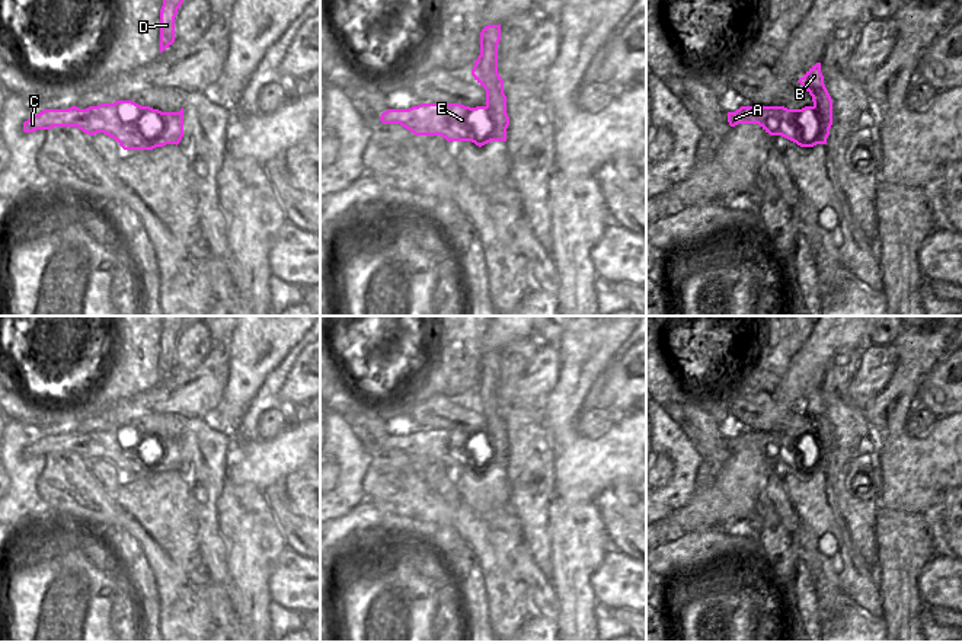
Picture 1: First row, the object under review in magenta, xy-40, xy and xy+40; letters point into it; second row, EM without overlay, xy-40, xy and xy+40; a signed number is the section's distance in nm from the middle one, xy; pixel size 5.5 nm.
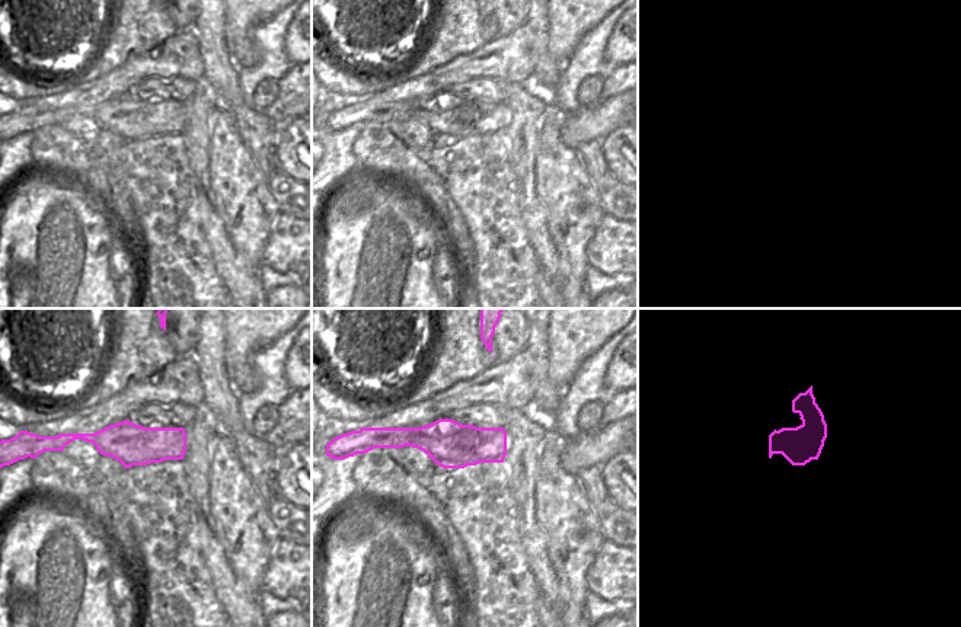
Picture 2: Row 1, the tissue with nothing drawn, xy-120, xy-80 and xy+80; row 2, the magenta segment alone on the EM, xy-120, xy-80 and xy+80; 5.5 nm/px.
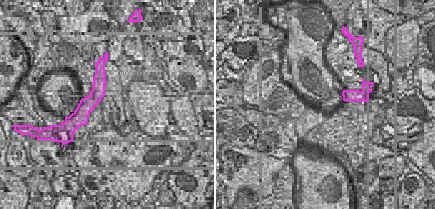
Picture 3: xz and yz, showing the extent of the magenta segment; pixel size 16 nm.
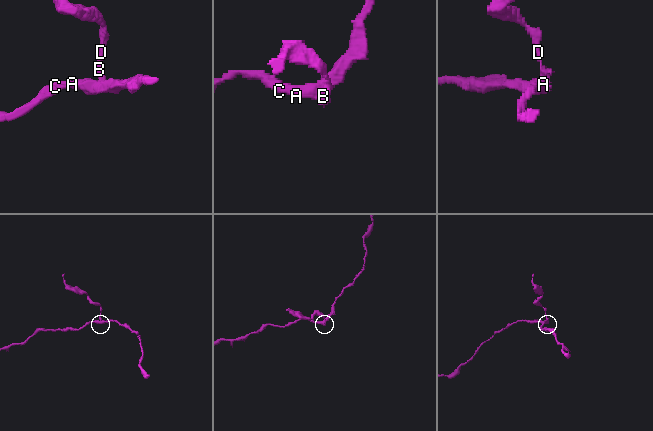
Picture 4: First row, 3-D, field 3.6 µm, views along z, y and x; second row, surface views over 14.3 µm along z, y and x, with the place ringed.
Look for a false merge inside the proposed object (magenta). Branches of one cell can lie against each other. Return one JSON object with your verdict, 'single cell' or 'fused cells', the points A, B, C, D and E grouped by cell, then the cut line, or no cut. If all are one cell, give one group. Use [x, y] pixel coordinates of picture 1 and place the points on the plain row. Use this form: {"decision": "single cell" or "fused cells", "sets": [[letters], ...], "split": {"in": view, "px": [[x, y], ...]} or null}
{"decision": "fused cells", "sets": [["A", "C", "E"], ["B", "D"]], "split": {"in": "xy+40", "px": [[814, 430], [827, 463]]}}

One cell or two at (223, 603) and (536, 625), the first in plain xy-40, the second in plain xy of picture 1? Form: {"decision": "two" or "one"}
{"decision": "two"}

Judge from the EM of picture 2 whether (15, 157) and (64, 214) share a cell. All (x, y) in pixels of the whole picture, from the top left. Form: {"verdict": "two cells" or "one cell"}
{"verdict": "two cells"}

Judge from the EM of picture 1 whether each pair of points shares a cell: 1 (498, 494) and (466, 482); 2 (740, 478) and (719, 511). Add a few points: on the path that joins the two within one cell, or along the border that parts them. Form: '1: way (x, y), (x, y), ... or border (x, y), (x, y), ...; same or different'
1: way (491, 494), (473, 486); same
2: way (738, 486), (725, 502); same

